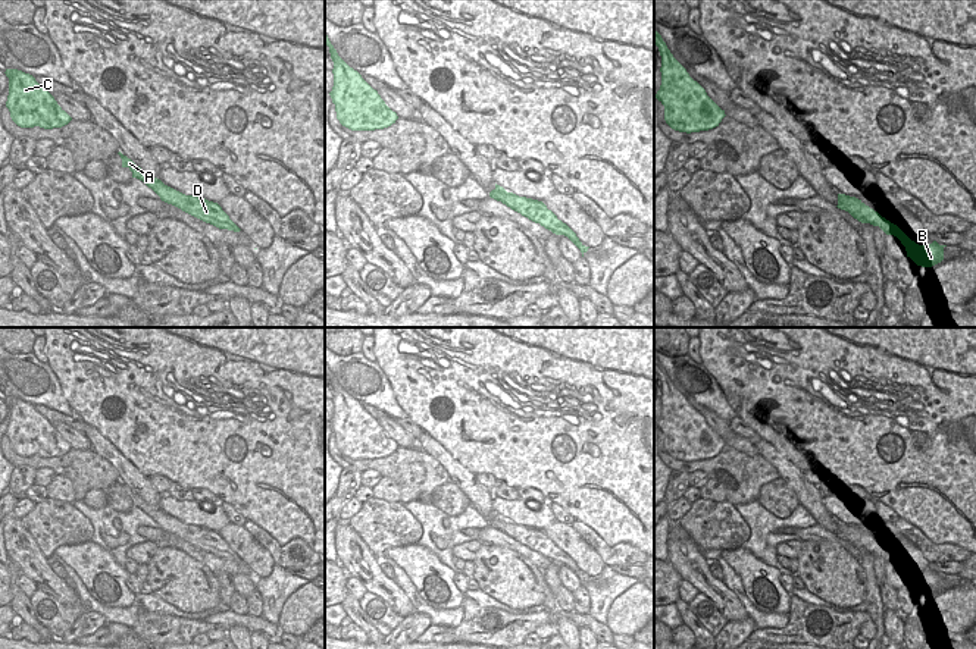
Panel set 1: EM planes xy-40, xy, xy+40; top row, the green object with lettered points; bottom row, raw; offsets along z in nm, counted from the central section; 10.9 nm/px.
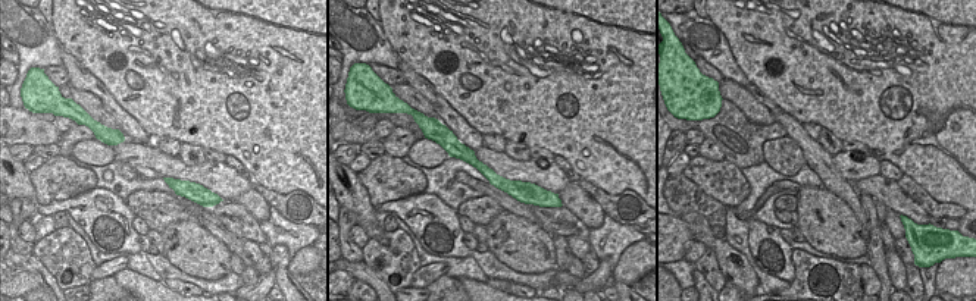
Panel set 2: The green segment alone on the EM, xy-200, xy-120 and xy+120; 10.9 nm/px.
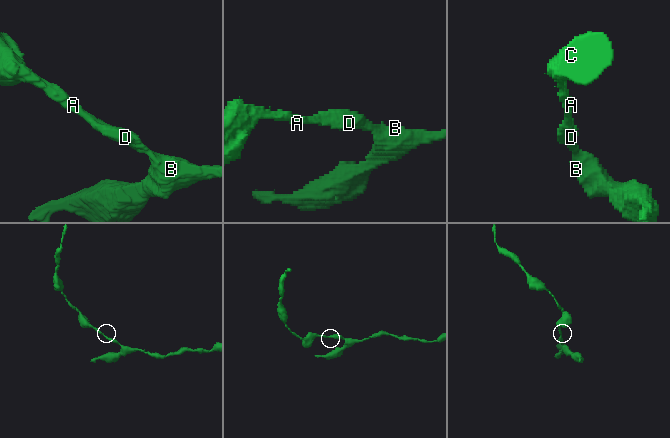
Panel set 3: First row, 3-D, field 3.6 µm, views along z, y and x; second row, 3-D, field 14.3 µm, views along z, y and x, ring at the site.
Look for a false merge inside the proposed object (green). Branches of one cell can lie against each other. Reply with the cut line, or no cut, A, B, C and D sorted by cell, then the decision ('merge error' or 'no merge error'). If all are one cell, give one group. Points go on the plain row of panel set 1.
no cut; A B C D; no merge error

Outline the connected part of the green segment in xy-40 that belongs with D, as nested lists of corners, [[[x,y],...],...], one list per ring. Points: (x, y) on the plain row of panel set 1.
[[[121,480],[118,483],[122,487],[122,496],[128,496],[132,501],[132,507],[143,510],[160,526],[162,530],[172,533],[181,537],[182,540],[206,552],[210,552],[219,558],[228,558],[234,561],[241,559],[218,532],[209,530],[206,527],[185,524],[165,514],[160,508],[147,504],[140,495],[137,495],[131,487],[123,485]]]

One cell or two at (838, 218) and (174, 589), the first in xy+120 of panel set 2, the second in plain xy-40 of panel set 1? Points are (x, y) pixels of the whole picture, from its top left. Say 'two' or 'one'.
one

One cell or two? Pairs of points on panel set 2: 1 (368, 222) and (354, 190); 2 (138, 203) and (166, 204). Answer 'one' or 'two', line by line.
1: one
2: one

